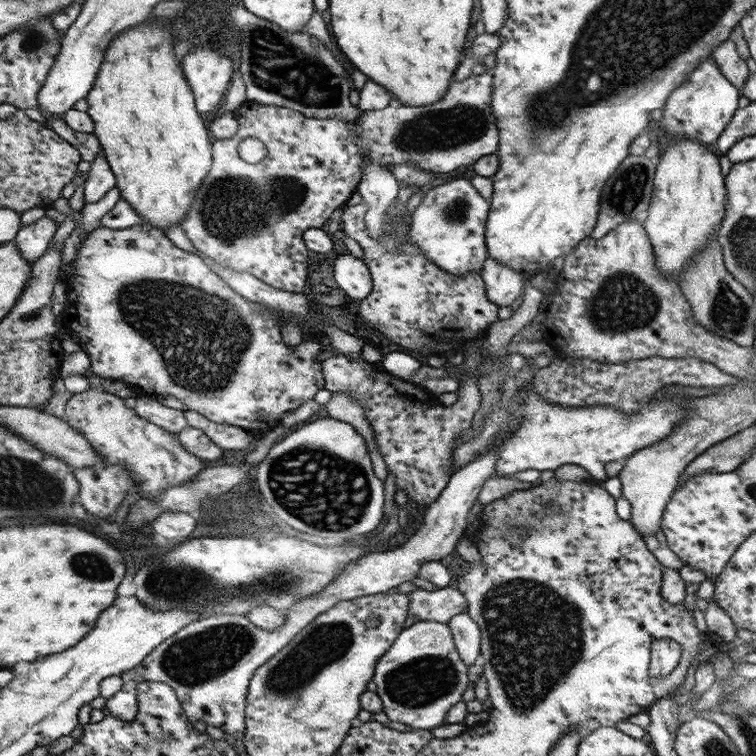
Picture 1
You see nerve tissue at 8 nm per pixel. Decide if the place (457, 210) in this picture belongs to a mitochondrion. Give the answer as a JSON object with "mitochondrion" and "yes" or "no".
{"mitochondrion":"yes"}

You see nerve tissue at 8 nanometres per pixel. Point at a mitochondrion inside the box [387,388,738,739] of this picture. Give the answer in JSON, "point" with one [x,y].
{"point":[535,635]}

